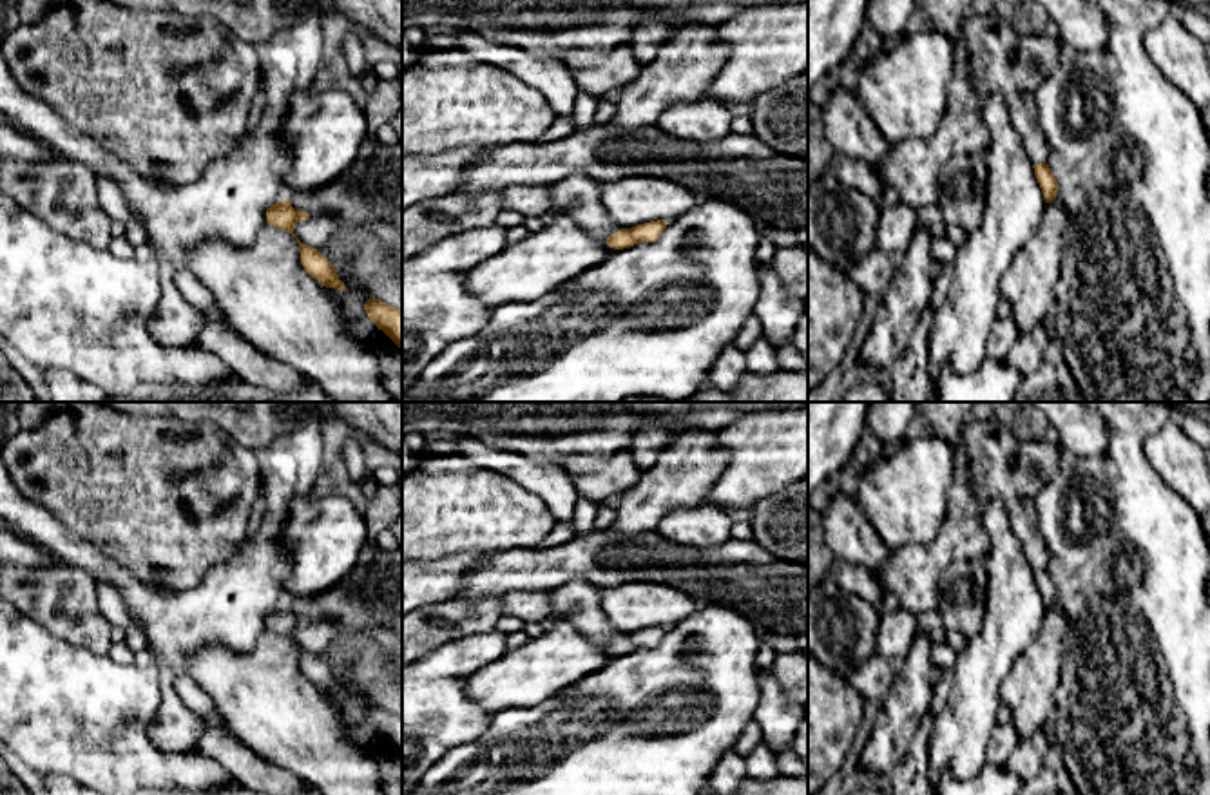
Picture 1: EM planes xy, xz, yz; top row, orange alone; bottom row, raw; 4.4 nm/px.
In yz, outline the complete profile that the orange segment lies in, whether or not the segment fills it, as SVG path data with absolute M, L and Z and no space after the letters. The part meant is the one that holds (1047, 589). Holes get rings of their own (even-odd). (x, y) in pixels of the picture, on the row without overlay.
M1047 569L1032 570L1034 581L1040 589L1045 608L1051 608L1058 601L1058 589Z

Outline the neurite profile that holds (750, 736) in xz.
M752 719L744 724L741 735L737 737L734 750L743 757L750 755L752 750L761 744L761 730L757 723Z

